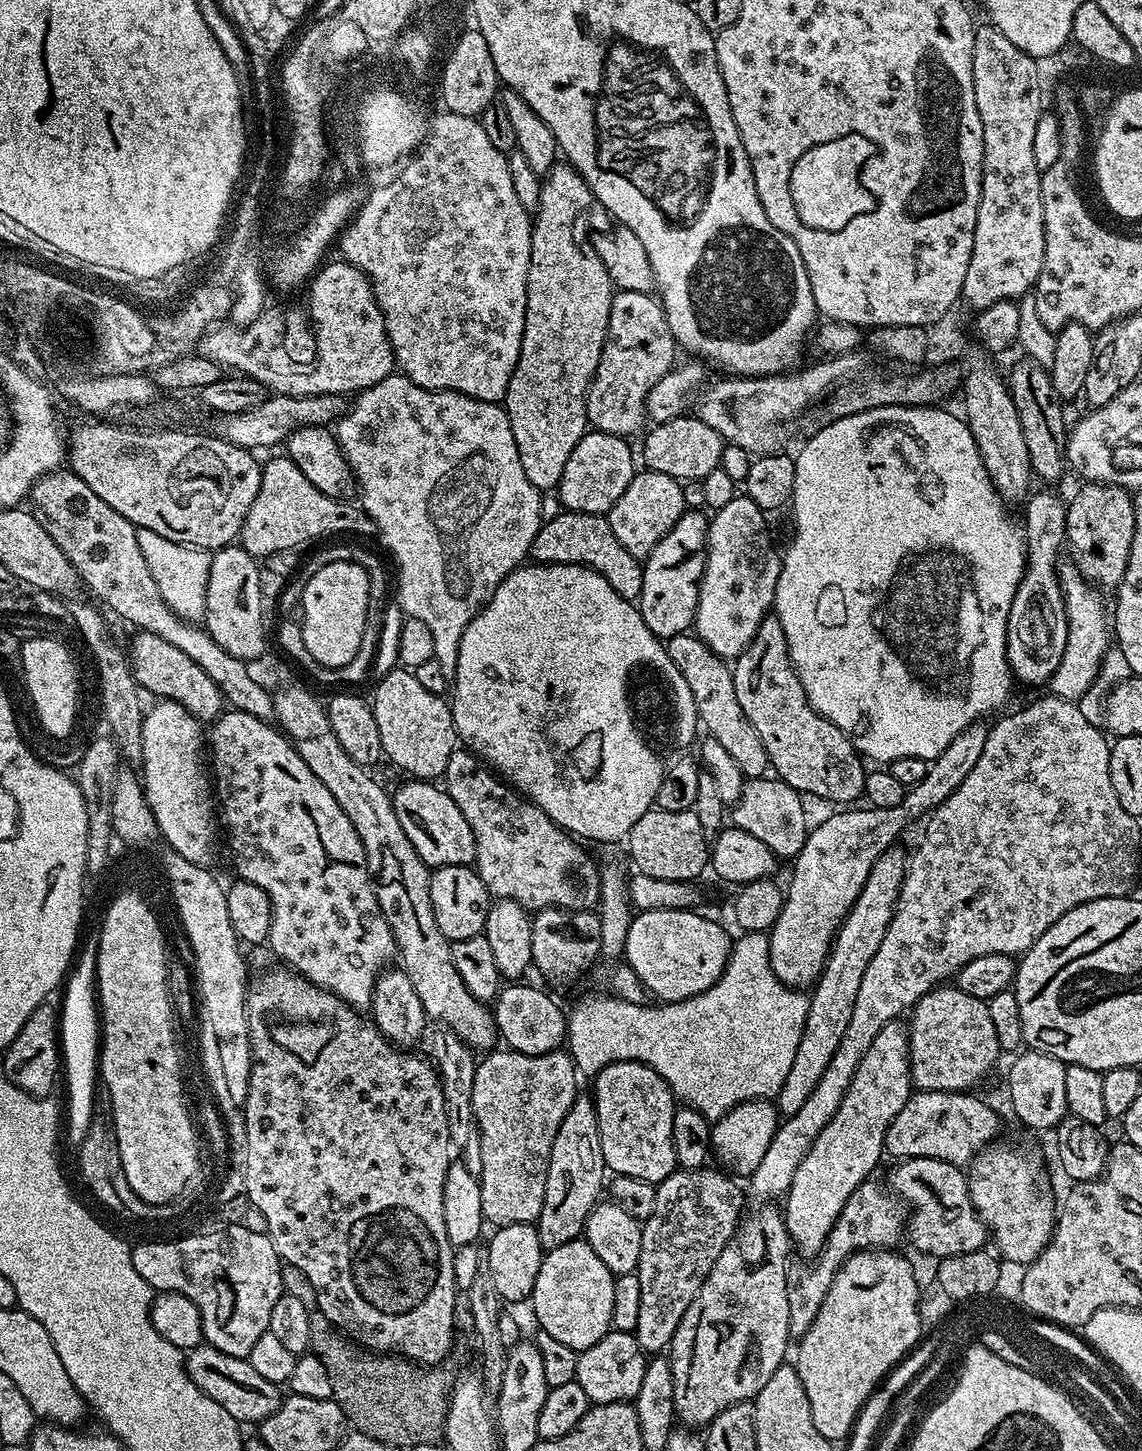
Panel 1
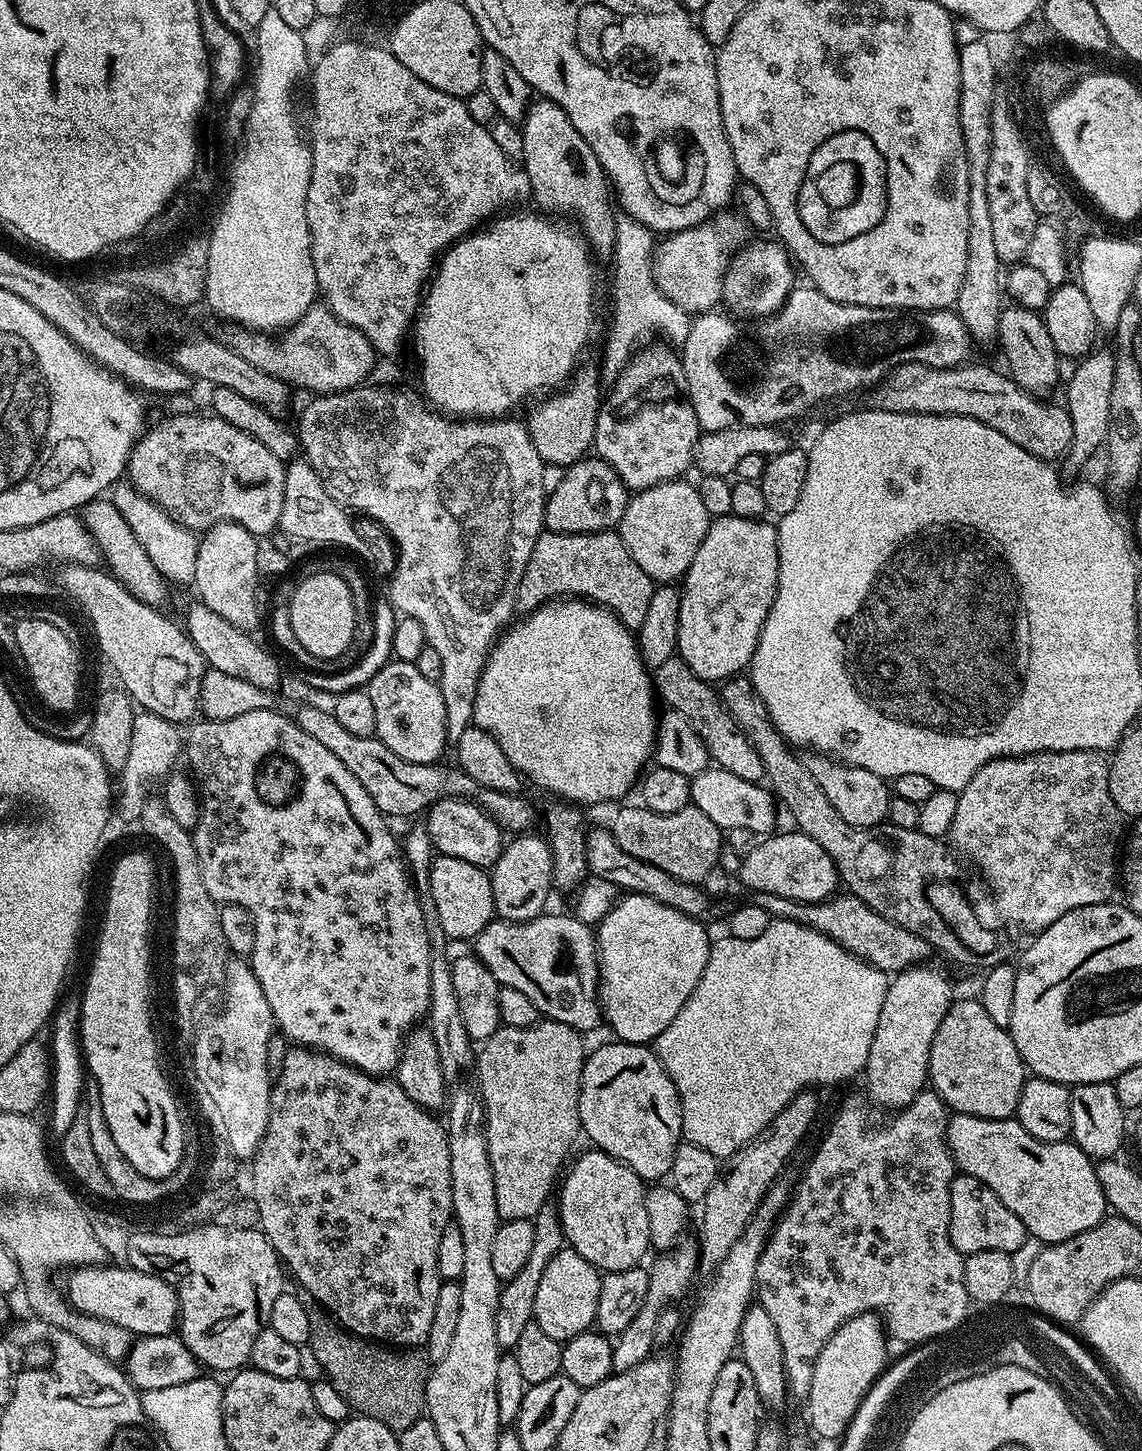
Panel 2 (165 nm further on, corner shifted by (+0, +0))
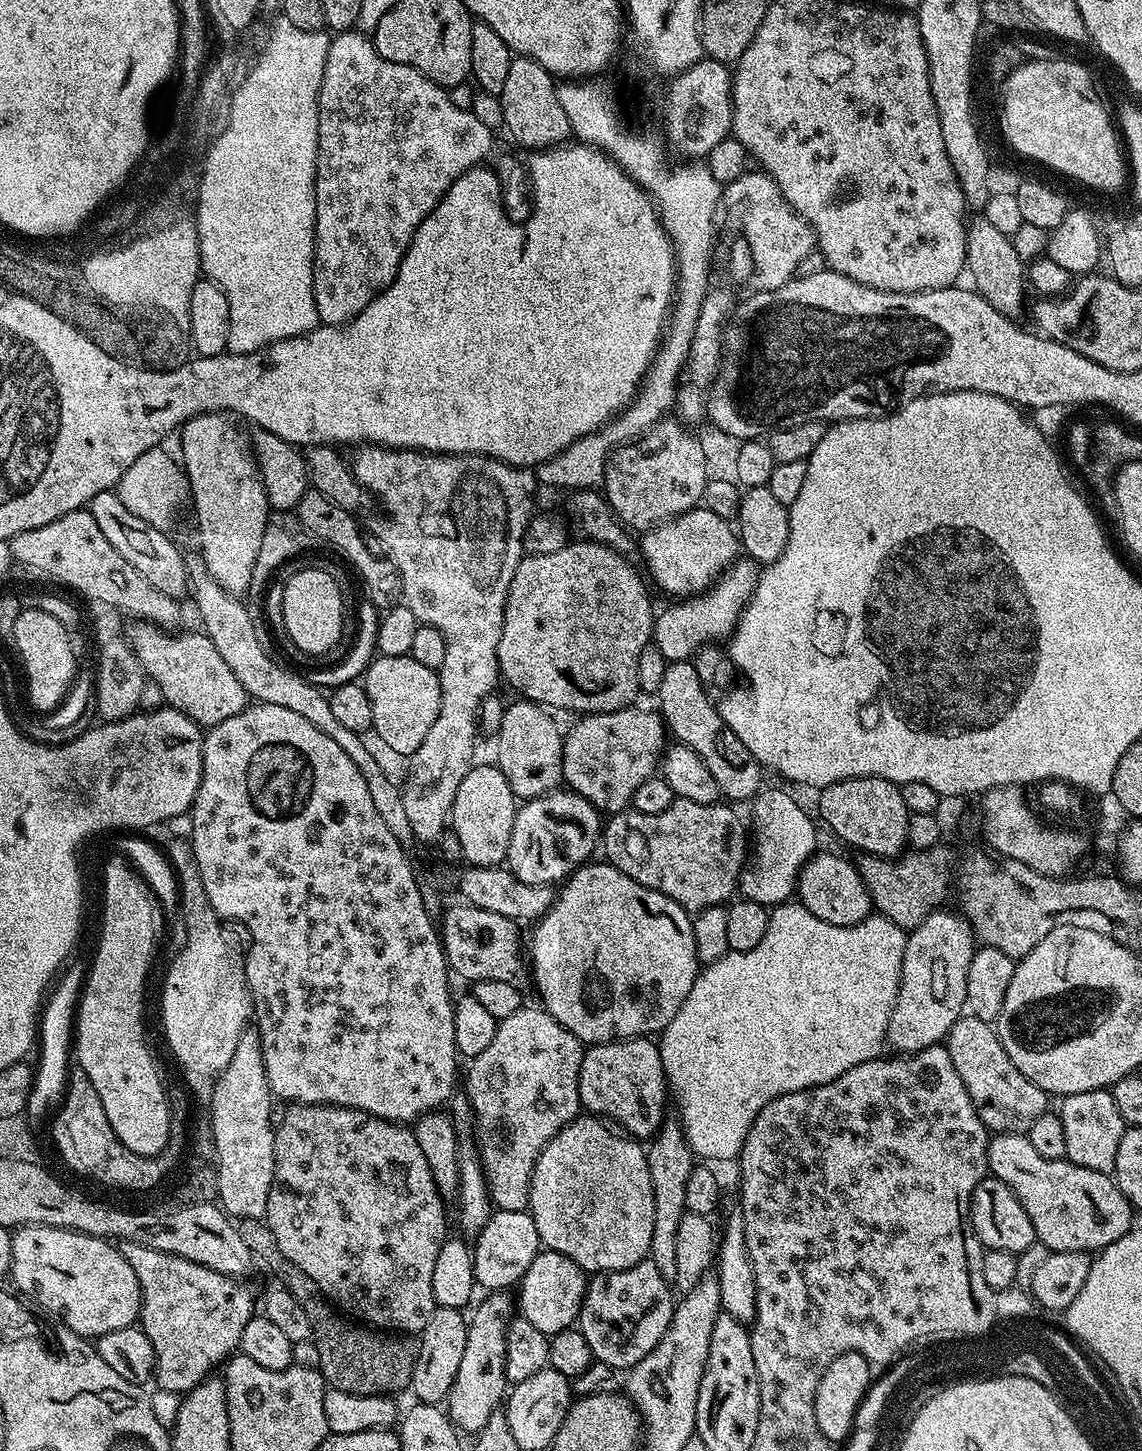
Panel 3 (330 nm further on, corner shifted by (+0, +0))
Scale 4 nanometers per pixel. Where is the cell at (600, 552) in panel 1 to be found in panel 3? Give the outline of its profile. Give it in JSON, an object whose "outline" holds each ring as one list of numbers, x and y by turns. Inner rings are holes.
{"outline":[[583,538,569,542,562,546,562,550,554,550,554,554,538,554,537,556,525,555,518,562,518,570,514,570,514,578,510,578,510,590,506,594,504,607,504,621,502,622,502,636,498,638,498,666,503,683,517,688,519,695,525,700,532,700,536,704,543,704,549,709,561,708,564,712,575,714,595,714,597,712,613,712,623,708,631,708,637,703,636,696,641,695,638,682,638,654,653,639,652,627,654,609,652,600,648,597,648,588,644,585,645,577,636,573,636,568,627,559,625,553,615,552,605,544,595,544,593,540]]}

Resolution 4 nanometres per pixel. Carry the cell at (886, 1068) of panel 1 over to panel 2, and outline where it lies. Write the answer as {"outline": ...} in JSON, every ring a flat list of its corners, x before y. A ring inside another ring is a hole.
{"outline":[[917,966,915,968,907,968,901,972,895,973,889,979,888,989,886,990,886,998,882,998,882,1014,878,1014,878,1030,874,1030,874,1042,870,1042,870,1054,868,1061,862,1073,862,1080,868,1083,867,1099,877,1104,880,1108,892,1108,888,1110,899,1110,905,1108,910,1102,914,1102,914,1098,919,1092,925,1091,928,1084,928,1063,930,1062,930,1046,934,1042,934,1034,938,1034,938,1026,942,1026,942,1018,946,1018,948,1007,954,1003,954,995,952,996,952,984,939,972,936,968,928,968,929,966]]}

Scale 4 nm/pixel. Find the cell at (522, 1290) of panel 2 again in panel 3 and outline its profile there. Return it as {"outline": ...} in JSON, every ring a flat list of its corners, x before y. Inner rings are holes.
{"outline":[[492,1290,480,1305,477,1303,471,1309,467,1317,468,1329,466,1330,466,1351,462,1353,462,1362,458,1366,458,1374,454,1386,448,1392,446,1401,446,1411,453,1424,461,1433,477,1434,482,1430,486,1422,489,1421,490,1414,501,1407,510,1385,506,1378,506,1334,508,1333,508,1323,514,1318,514,1300,507,1291]]}

